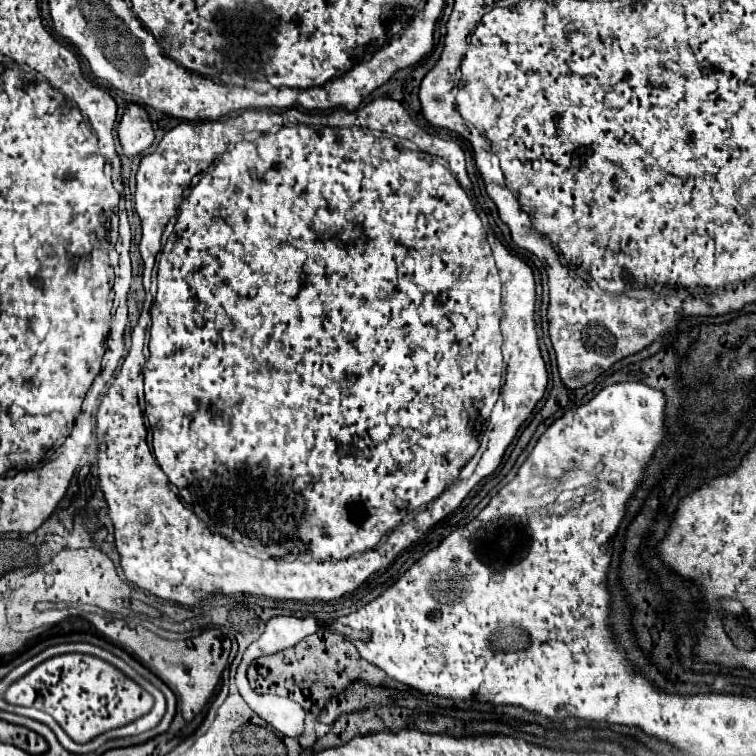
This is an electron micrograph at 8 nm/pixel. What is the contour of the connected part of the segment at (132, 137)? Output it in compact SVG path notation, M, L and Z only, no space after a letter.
M131 104L125 110L125 114L119 122L117 134L119 134L125 156L131 160L135 156L139 156L141 152L145 152L153 144L153 138L155 138L147 112L137 104Z

